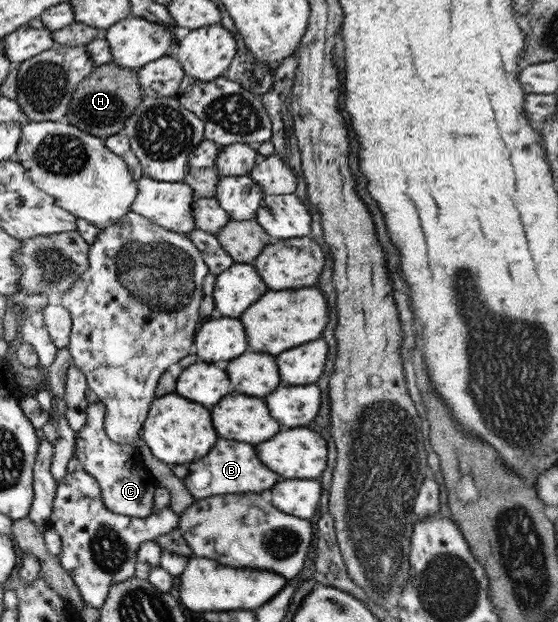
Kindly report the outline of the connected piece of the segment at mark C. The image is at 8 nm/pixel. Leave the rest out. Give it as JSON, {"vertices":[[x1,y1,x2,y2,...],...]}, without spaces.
{"vertices":[[100,401,87,403,87,423,80,432,76,432,75,438,75,455,81,462,81,468,88,471,98,481,102,487,103,502,112,511,120,516,148,518,153,513,152,505,154,500,154,492,158,486,157,478,152,474,151,470,143,461,142,455,139,451,130,445,121,445,113,440,106,431,106,416,107,410,104,403]]}

